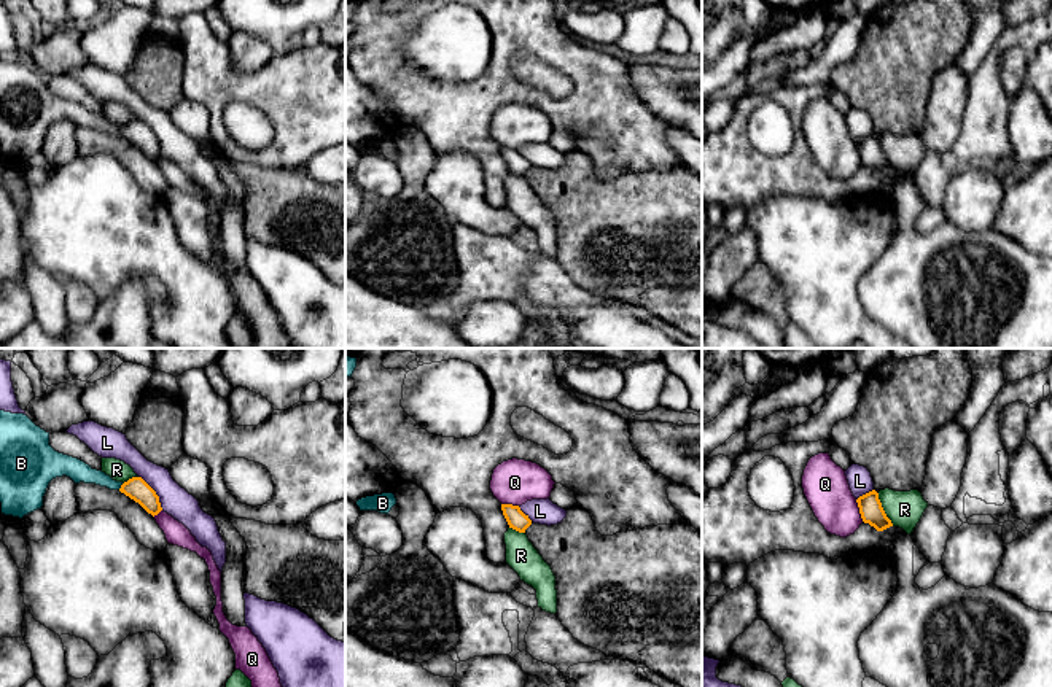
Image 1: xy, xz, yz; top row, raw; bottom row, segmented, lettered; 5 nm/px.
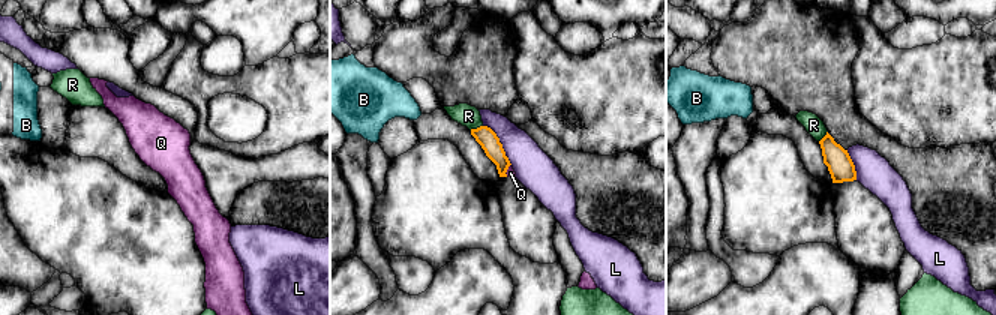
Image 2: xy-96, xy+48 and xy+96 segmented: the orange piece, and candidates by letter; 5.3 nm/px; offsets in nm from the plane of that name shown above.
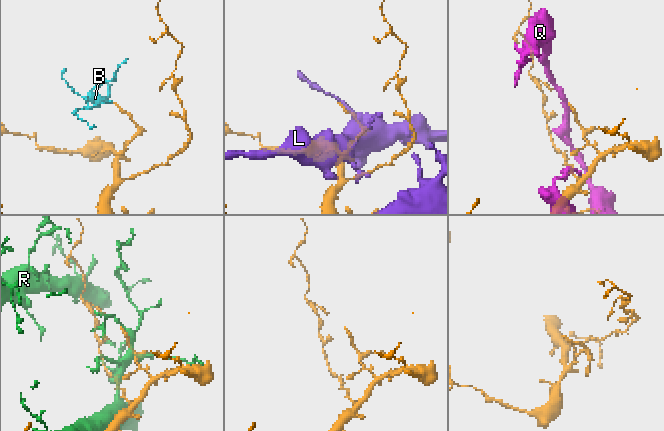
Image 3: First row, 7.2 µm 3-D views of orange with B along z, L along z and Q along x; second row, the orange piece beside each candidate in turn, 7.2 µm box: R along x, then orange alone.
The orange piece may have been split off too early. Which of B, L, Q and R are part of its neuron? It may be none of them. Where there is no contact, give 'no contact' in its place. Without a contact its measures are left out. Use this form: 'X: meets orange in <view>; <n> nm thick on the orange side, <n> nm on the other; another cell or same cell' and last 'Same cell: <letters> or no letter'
B: meets orange in xy; 110 nm thick on the orange side, 110 nm on the other; same cell
L: meets orange in xy; 110 nm thick on the orange side, 150 nm on the other; another cell
Q: meets orange in yz; 120 nm thick on the orange side, 220 nm on the other; another cell
R: meets orange in yz; 120 nm thick on the orange side, 180 nm on the other; another cell
Same cell: B

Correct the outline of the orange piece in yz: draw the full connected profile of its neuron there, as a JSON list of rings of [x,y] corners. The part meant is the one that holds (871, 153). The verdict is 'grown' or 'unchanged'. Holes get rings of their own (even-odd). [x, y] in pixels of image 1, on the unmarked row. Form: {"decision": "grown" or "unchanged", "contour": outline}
{"decision": "unchanged", "contour": [[[875,134],[859,140],[856,146],[858,146],[859,157],[864,167],[869,167],[877,175],[883,175],[893,170],[891,164],[886,161],[882,151],[879,137]]]}

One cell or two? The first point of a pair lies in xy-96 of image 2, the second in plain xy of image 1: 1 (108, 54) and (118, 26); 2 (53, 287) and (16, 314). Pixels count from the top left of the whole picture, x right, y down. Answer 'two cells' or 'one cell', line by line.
1: one cell
2: two cells

